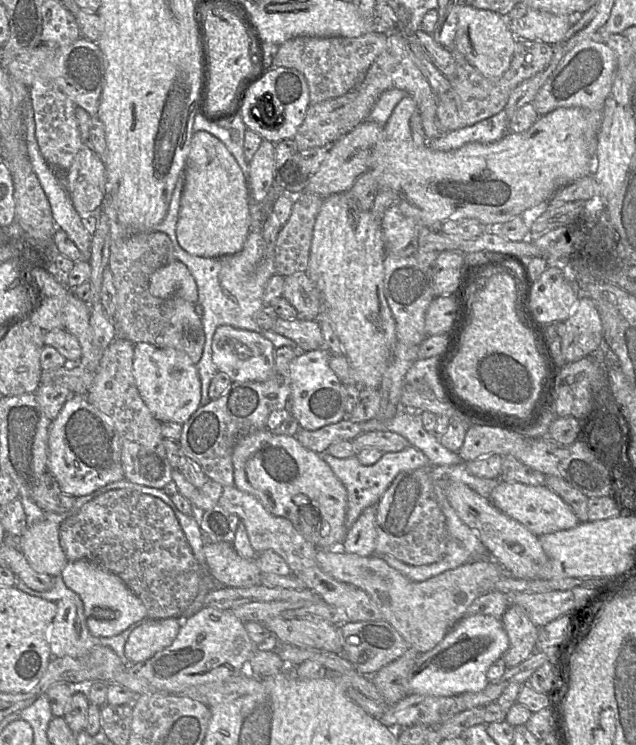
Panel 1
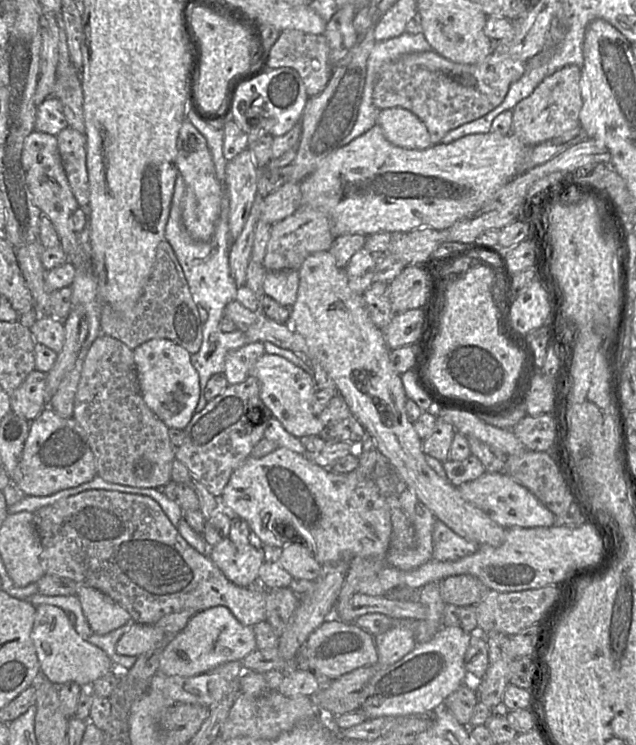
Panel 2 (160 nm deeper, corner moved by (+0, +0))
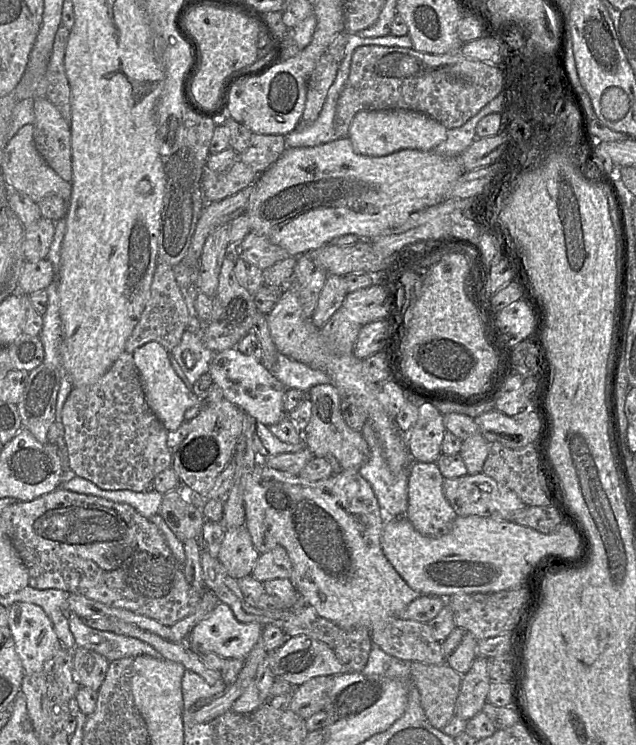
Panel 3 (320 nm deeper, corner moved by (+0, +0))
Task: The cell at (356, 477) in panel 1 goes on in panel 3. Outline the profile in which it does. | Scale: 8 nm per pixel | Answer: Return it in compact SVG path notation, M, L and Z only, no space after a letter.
M414 461L408 478L408 509L406 517L416 531L428 537L440 537L448 534L454 520L458 517L443 492L444 477L436 462Z

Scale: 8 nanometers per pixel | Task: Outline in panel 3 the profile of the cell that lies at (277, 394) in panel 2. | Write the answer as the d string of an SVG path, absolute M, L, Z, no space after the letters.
M236 347L215 353L208 373L214 384L222 389L224 399L238 406L257 423L270 426L287 416L283 408L286 387L261 361L242 354Z

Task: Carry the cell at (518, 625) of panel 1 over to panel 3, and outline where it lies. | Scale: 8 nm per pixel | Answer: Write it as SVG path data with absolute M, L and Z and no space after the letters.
M477 657L470 670L463 675L455 716L469 720L480 713L487 702L490 685L488 658Z

